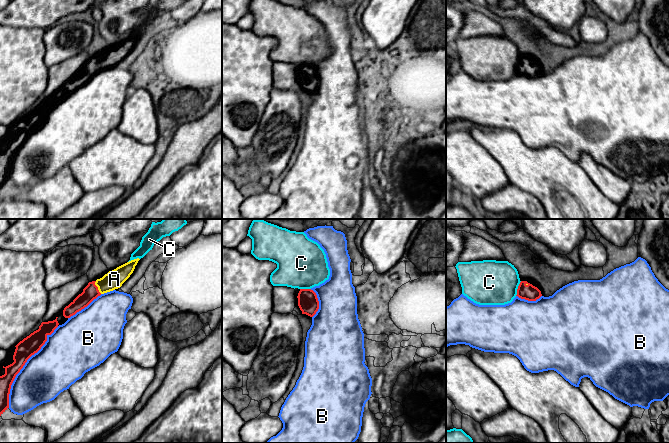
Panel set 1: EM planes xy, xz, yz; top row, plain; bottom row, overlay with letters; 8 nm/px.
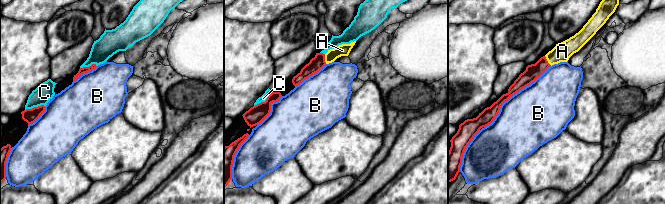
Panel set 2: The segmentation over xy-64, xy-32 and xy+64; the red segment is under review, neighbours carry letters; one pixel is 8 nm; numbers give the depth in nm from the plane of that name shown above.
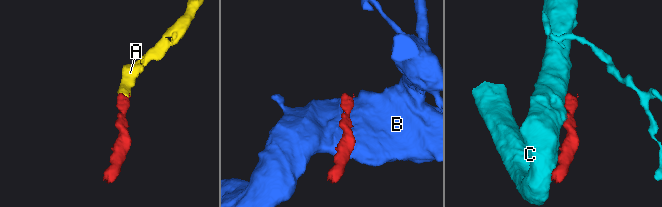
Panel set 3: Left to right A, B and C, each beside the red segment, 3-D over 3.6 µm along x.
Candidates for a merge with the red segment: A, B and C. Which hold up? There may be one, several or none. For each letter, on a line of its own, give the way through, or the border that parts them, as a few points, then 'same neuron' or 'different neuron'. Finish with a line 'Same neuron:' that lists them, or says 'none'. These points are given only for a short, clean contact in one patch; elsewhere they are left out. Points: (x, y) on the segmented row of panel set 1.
A: runs through xy (90, 292), (97, 287), (114, 279); same neuron
B: different neuron
C: different neuron
Same neuron: A

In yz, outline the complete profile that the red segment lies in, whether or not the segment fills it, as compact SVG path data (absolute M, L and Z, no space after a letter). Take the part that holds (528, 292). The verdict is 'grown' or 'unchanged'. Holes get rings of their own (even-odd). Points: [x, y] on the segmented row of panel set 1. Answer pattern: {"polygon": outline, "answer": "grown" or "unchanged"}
{"polygon": "M521 281L518 286L516 296L528 301L536 301L542 296L542 294L541 294L541 291L537 287L533 286L527 281Z", "answer": "unchanged"}

